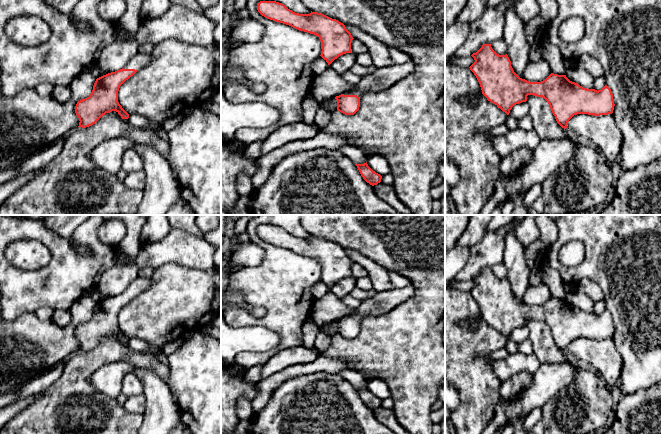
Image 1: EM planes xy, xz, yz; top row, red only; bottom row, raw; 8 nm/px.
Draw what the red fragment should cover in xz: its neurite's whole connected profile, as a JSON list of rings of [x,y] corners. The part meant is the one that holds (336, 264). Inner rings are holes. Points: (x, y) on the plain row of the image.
[[[260,225],[258,236],[267,243],[314,258],[321,265],[321,281],[330,289],[339,280],[352,277],[354,263],[345,249],[322,237],[299,238],[276,225]]]

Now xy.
[[[137,277],[120,294],[108,297],[96,303],[91,318],[77,326],[75,337],[79,342],[79,350],[86,352],[95,348],[103,339],[116,335],[122,343],[129,338],[118,326],[120,310],[138,294],[150,287],[150,278]]]

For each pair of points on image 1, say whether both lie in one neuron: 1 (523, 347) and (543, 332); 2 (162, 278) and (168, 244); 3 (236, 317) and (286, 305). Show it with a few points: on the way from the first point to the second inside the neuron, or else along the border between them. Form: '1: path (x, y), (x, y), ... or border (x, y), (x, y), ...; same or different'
1: border (528, 338), (533, 353); different
2: border (188, 267), (174, 263), (164, 263), (154, 269); different
3: path (248, 319), (271, 320), (274, 317); same

